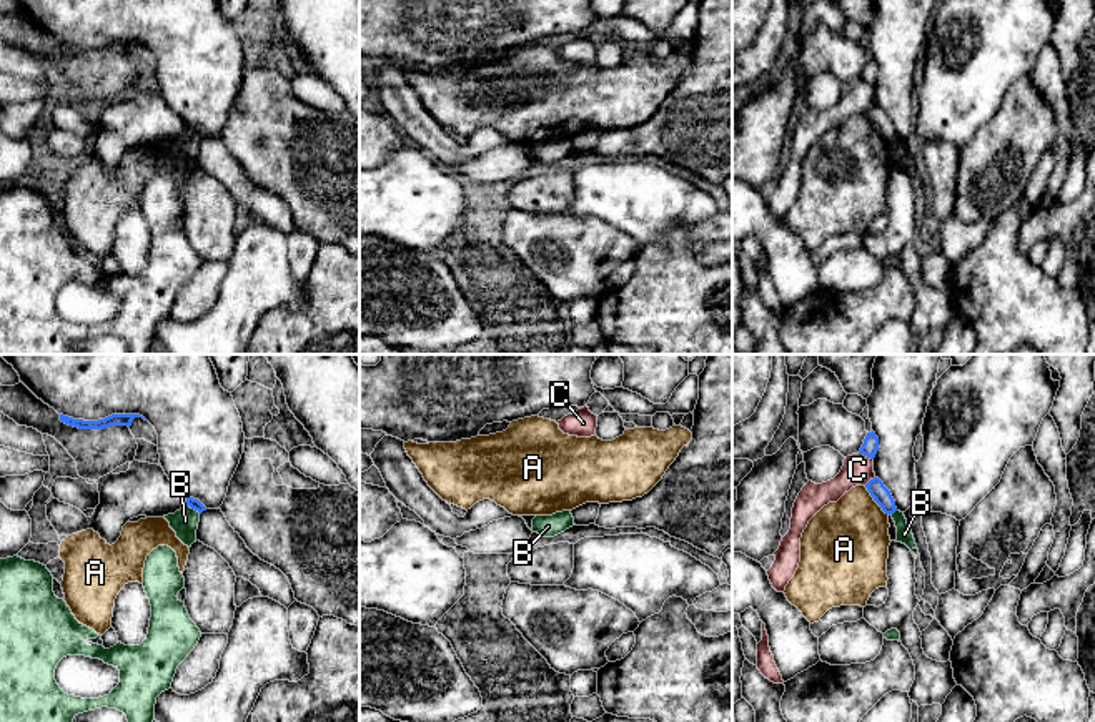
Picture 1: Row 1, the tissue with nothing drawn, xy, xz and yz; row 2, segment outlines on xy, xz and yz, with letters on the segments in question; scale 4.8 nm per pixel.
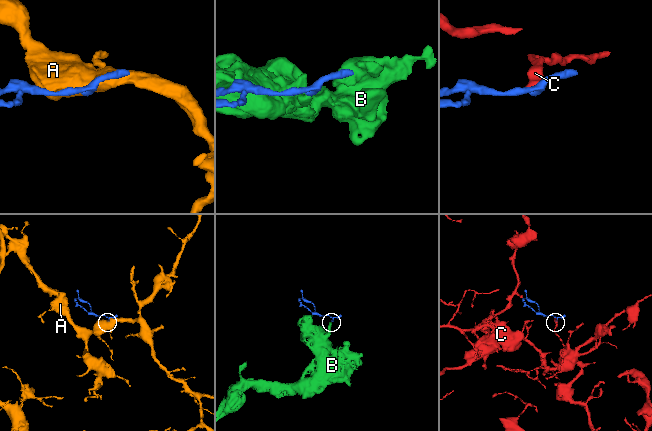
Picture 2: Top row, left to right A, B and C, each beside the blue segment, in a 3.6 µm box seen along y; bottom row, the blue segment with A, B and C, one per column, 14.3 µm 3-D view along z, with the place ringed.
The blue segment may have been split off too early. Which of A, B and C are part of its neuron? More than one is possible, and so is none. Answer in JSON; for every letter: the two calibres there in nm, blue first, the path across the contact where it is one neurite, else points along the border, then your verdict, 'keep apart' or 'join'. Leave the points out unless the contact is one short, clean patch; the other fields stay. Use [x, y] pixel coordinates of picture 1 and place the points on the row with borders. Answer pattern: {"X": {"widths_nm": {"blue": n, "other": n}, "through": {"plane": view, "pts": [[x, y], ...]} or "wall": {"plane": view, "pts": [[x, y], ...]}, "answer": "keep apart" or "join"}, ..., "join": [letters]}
{"A": {"widths_nm": {"blue": 90, "other": 400}, "answer": "keep apart"}, "B": {"widths_nm": {"blue": 50, "other": 130}, "answer": "keep apart"}, "C": {"widths_nm": {"blue": 80, "other": 150}, "wall": {"plane": "yz", "pts": [[859, 453], [872, 459]]}, "answer": "keep apart"}, "join": []}

